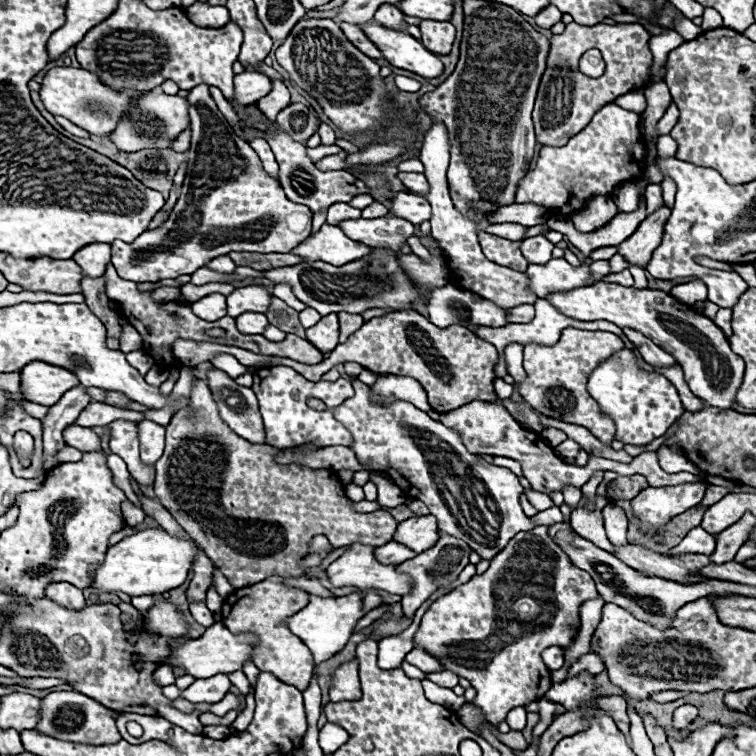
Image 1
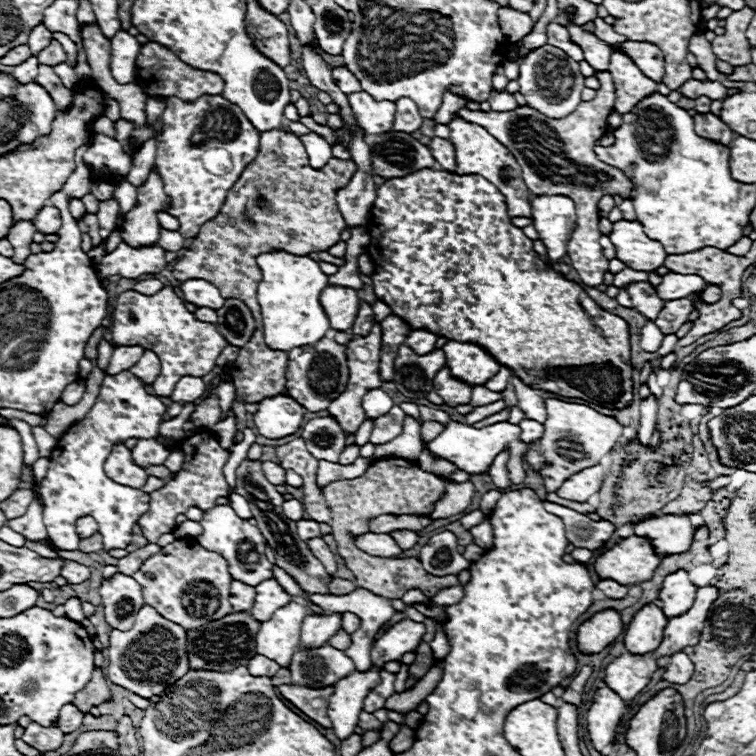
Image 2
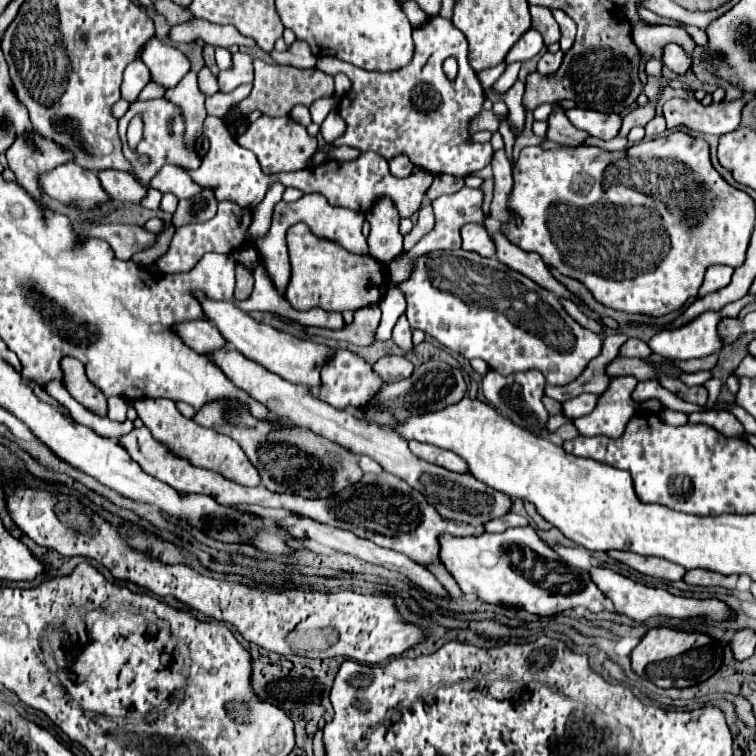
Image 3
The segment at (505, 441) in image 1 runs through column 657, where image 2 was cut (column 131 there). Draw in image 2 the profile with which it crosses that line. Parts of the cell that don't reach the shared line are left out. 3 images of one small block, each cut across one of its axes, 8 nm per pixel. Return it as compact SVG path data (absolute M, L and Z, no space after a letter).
M124 444L114 446L104 468L106 468L106 474L114 482L126 484L126 486L132 486L132 488L142 488L146 484L146 478L148 478L146 470L134 464L132 452Z

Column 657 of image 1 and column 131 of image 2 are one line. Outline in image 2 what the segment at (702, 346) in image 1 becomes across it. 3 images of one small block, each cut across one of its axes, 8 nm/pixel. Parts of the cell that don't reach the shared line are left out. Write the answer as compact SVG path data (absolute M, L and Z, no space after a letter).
M170 284L152 296L144 296L134 290L122 292L112 314L110 332L116 344L142 344L146 350L154 350L160 356L162 372L152 382L156 396L170 396L176 380L182 376L200 378L208 374L226 346L226 340L218 332L216 324L196 320Z

